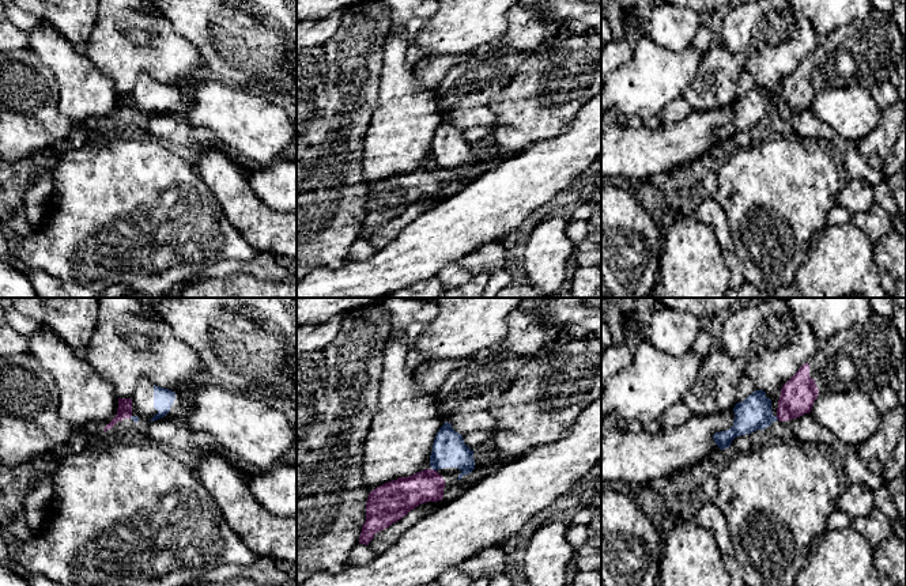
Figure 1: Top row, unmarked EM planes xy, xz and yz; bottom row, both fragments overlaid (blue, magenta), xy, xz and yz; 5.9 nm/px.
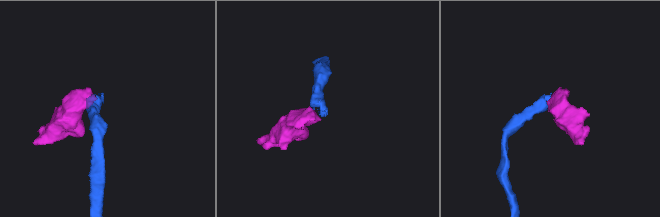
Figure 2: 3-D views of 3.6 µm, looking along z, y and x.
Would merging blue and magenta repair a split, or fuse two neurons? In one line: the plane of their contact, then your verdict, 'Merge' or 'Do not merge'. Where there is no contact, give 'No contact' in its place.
Touches blue in xz. Do not merge

